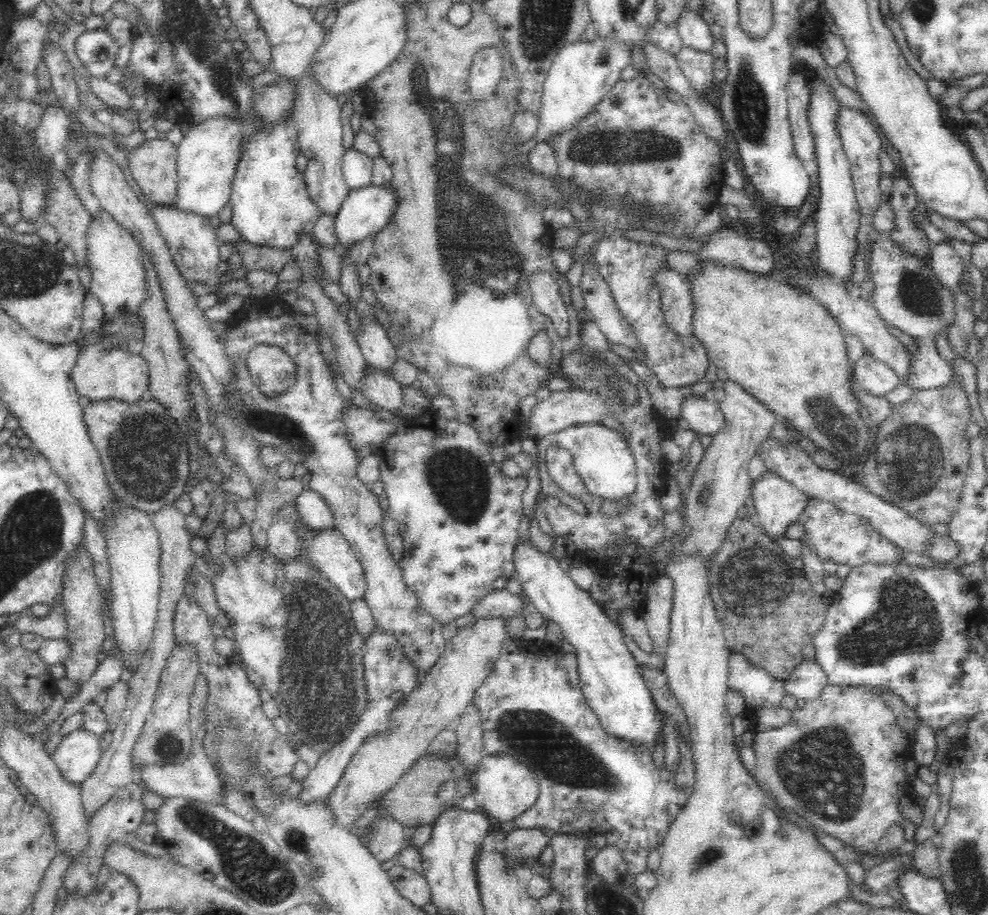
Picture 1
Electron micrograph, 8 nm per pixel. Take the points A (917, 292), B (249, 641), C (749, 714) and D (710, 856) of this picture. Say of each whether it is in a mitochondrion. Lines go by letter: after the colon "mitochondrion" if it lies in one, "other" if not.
A: mitochondrion
B: other
C: other
D: mitochondrion

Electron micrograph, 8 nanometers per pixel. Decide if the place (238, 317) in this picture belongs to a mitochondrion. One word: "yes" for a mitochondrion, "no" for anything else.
no

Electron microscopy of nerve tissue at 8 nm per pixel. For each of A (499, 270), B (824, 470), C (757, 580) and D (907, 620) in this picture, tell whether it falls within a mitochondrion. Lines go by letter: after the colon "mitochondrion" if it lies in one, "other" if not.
A: mitochondrion
B: other
C: mitochondrion
D: mitochondrion

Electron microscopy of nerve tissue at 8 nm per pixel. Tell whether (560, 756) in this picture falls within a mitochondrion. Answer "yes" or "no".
yes

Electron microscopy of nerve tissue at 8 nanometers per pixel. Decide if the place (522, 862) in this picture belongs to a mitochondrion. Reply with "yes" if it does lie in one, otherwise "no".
no

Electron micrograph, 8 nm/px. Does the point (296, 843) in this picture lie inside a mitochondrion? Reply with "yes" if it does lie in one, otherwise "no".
yes

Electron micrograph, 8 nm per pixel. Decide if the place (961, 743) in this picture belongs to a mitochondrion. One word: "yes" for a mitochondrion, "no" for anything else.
no

